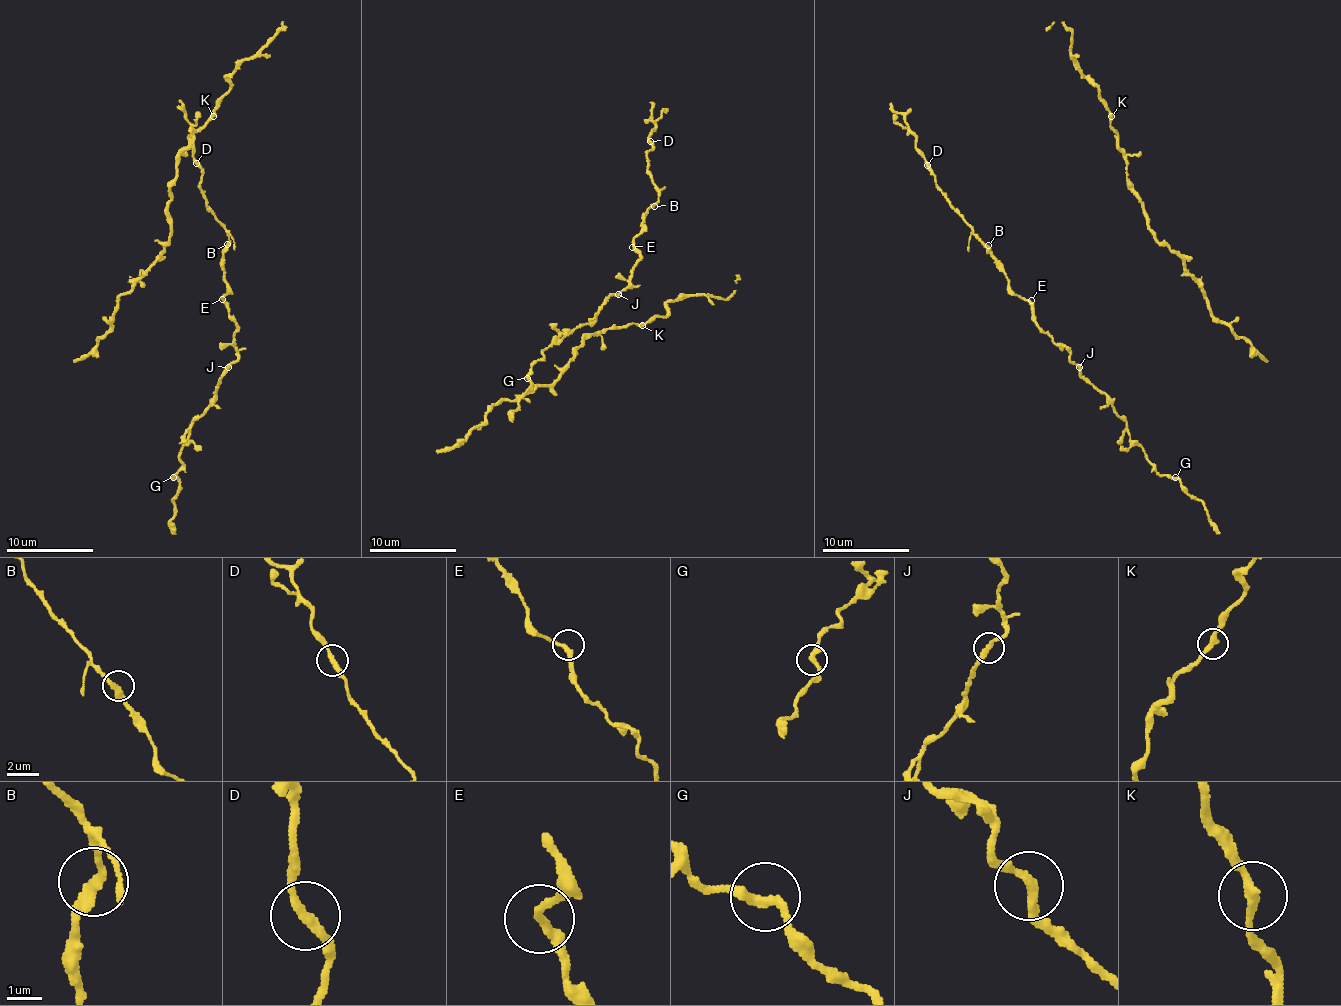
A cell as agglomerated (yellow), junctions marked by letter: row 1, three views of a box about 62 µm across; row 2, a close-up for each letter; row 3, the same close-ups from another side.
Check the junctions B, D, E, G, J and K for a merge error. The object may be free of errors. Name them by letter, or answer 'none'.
none

